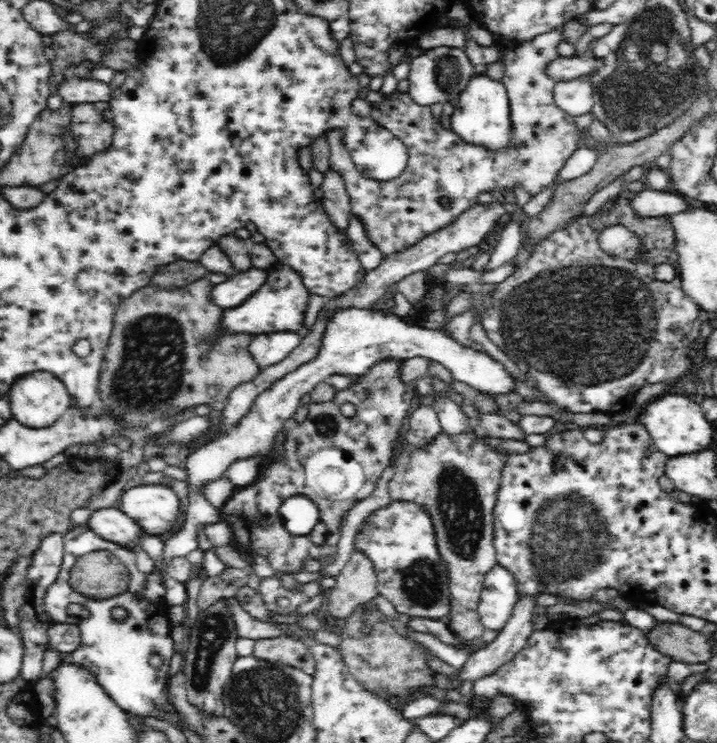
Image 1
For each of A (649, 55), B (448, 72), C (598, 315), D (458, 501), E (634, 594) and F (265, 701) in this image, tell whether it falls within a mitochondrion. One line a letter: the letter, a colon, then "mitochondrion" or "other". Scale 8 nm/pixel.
A: mitochondrion
B: mitochondrion
C: mitochondrion
D: mitochondrion
E: other
F: mitochondrion

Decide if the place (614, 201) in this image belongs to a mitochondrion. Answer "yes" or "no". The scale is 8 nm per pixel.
no

